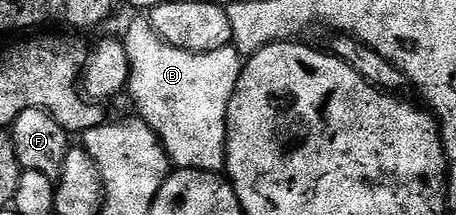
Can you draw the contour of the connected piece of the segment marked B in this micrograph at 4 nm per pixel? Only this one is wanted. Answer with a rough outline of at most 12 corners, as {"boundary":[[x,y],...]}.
{"boundary":[[134,18],[127,96],[179,170],[223,172],[244,57]]}

